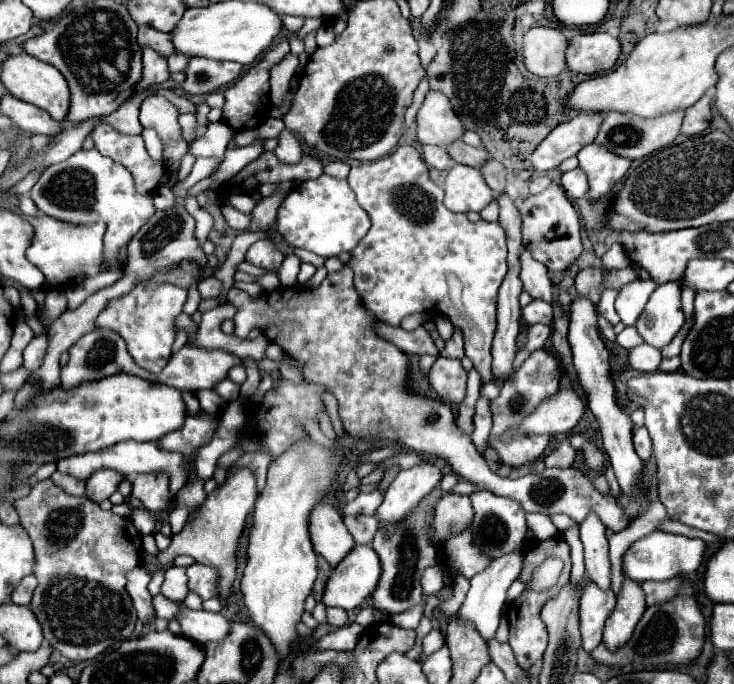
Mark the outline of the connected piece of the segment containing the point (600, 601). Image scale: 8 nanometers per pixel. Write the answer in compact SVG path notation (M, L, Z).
M588 583L580 599L580 631L582 647L592 653L602 643L602 629L610 611L616 605L616 595L612 591L602 591L594 583Z

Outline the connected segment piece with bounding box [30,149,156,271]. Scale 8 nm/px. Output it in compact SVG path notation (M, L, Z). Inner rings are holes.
M80 149L70 159L46 167L38 183L30 191L36 207L50 215L52 219L60 219L64 223L76 225L92 225L98 221L106 223L104 235L104 267L102 271L120 271L120 251L128 245L128 241L140 231L144 223L156 213L152 195L140 195L132 183L132 175L114 163L112 159L100 155L96 149L84 151Z

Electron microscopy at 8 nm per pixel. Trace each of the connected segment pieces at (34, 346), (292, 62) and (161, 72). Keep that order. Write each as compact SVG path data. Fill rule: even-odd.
M36 335L28 347L24 349L24 367L28 371L36 371L44 359L44 351L48 349L48 337L46 335Z
M288 53L278 65L270 69L270 99L274 107L280 107L284 103L284 97L290 91L290 81L296 75L296 67L298 55Z
M144 49L144 55L142 55L142 63L144 63L144 69L142 69L142 79L140 83L134 87L134 93L132 97L140 95L142 91L158 85L158 83L164 83L168 81L168 67L166 67L166 59L162 59L156 51L152 49Z

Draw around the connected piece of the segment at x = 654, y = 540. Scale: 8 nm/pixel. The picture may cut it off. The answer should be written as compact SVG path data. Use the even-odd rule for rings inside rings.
M654 531L630 545L630 549L622 557L622 573L632 581L648 581L648 579L664 581L664 579L676 577L678 573L692 575L696 573L696 569L704 559L704 549L706 545L700 539L688 539L682 535Z

